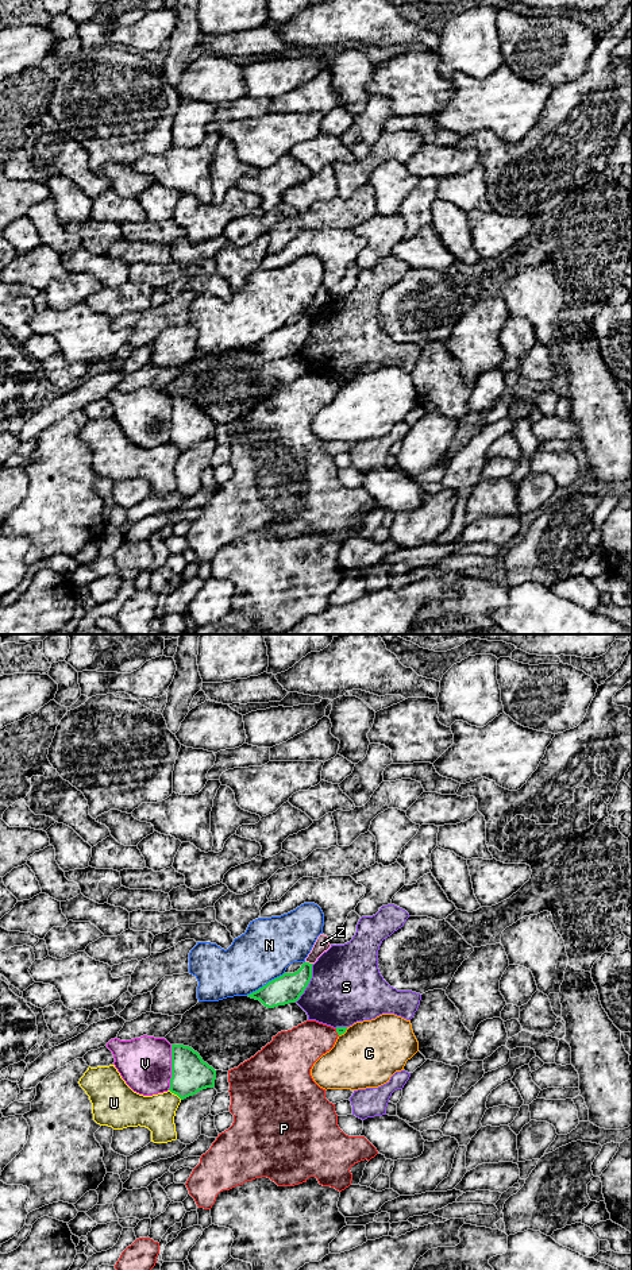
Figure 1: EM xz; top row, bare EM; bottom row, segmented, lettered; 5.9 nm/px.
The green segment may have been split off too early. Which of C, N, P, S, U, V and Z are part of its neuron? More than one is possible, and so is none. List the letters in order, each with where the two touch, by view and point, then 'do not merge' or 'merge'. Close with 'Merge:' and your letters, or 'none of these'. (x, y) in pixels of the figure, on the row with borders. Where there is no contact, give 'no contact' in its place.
C: meets green in xz at (343, 1033); do not merge
N: meets green in xz at (266, 984); do not merge
P: meets green in xz at (336, 1031); do not merge
S: meets green in xz at (308, 983); do not merge
U: meets green in xz at (176, 1093); do not merge
V: meets green in xz at (172, 1068); do not merge
Z: meets green in xz at (308, 962); do not merge
Merge: none of these

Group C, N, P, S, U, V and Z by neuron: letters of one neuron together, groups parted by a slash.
C / N / P / S / U / V / Z

